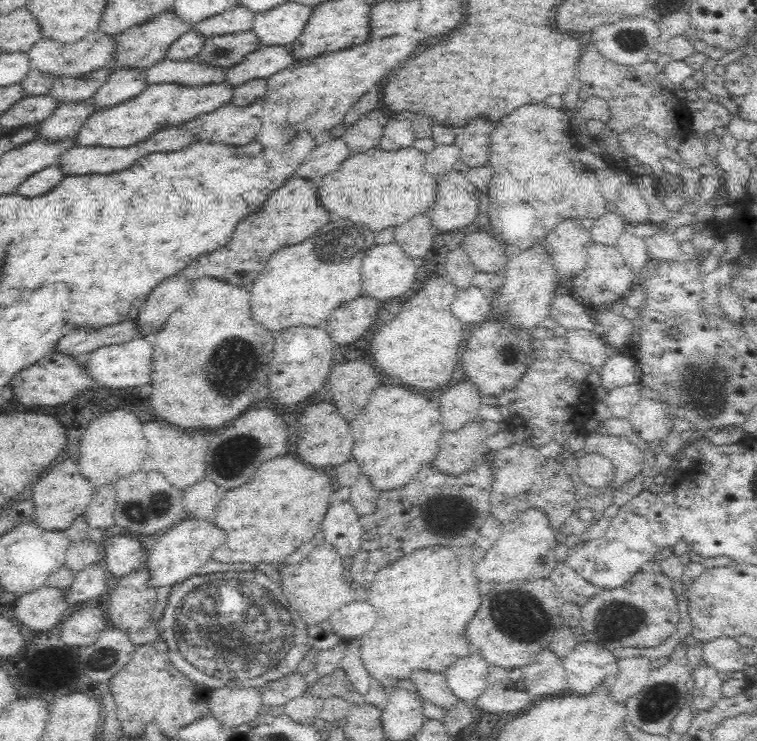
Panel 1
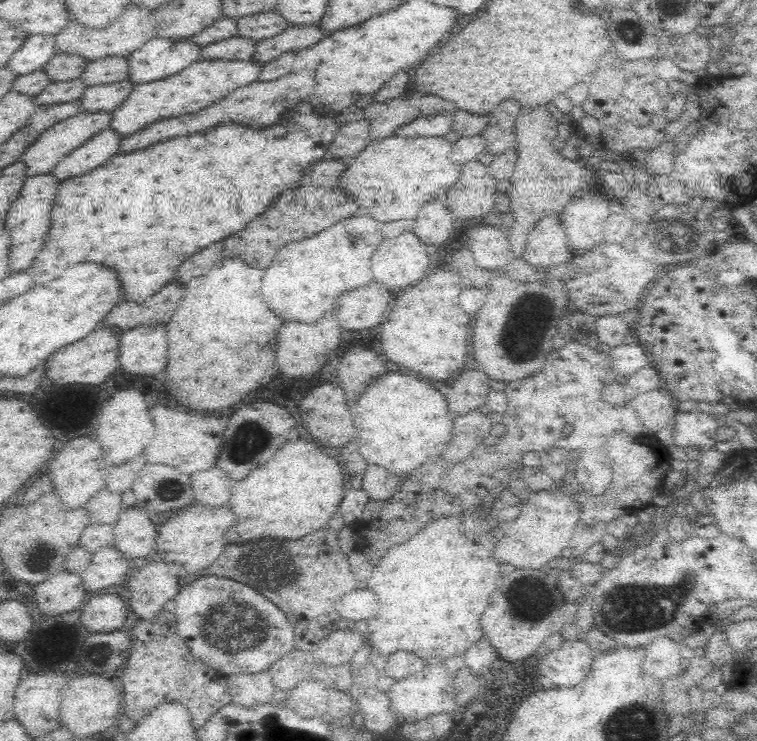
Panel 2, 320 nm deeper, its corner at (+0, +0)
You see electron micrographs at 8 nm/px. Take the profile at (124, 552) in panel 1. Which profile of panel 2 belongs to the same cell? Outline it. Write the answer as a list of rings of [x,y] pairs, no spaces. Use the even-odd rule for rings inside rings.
[[[122,512],[113,535],[113,545],[124,555],[146,556],[156,544],[156,526],[144,516],[144,512]]]

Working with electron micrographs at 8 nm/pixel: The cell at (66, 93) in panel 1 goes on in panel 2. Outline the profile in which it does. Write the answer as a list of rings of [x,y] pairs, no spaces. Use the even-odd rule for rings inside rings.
[[[106,56],[89,61],[81,79],[88,87],[112,84],[129,78],[129,64],[126,56]]]

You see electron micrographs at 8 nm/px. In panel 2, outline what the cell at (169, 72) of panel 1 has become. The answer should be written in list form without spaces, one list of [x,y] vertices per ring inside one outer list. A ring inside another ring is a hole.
[[[236,35],[206,45],[201,50],[201,60],[251,60],[256,40]]]

